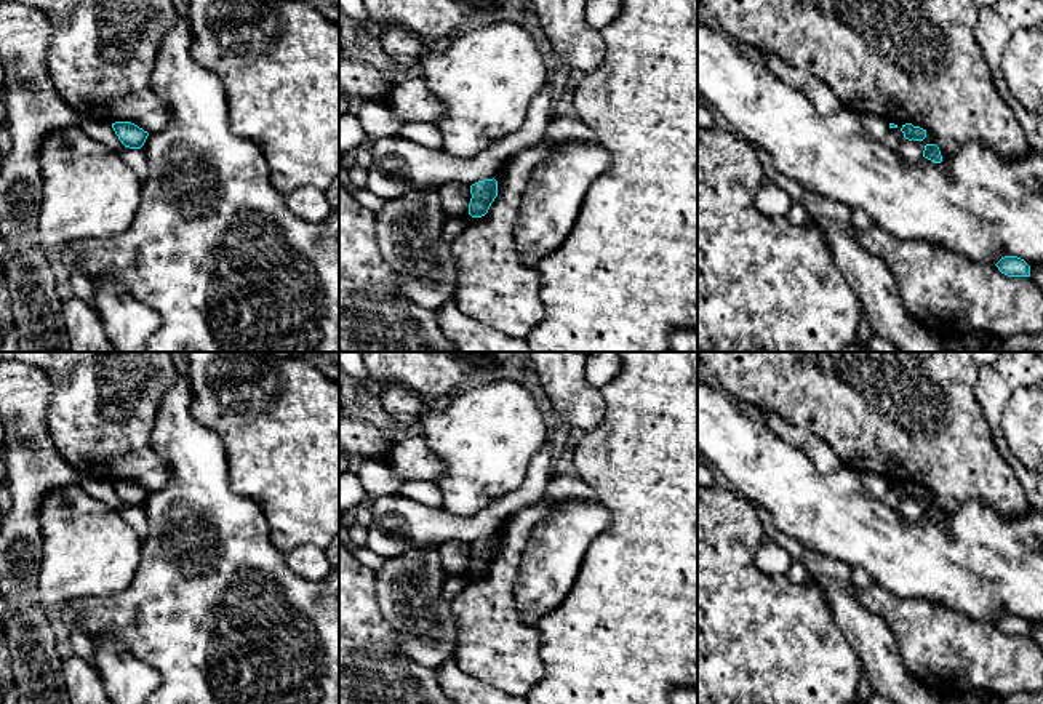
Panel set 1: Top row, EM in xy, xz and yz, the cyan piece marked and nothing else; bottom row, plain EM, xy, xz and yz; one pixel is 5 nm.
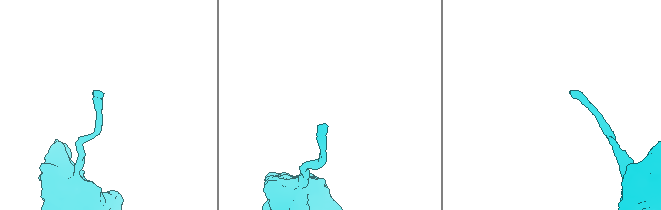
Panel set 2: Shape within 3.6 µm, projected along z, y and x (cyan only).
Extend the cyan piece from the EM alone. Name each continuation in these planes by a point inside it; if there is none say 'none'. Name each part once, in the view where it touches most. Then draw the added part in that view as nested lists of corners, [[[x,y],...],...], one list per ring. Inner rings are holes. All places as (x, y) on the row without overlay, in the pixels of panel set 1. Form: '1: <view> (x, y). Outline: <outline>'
none

